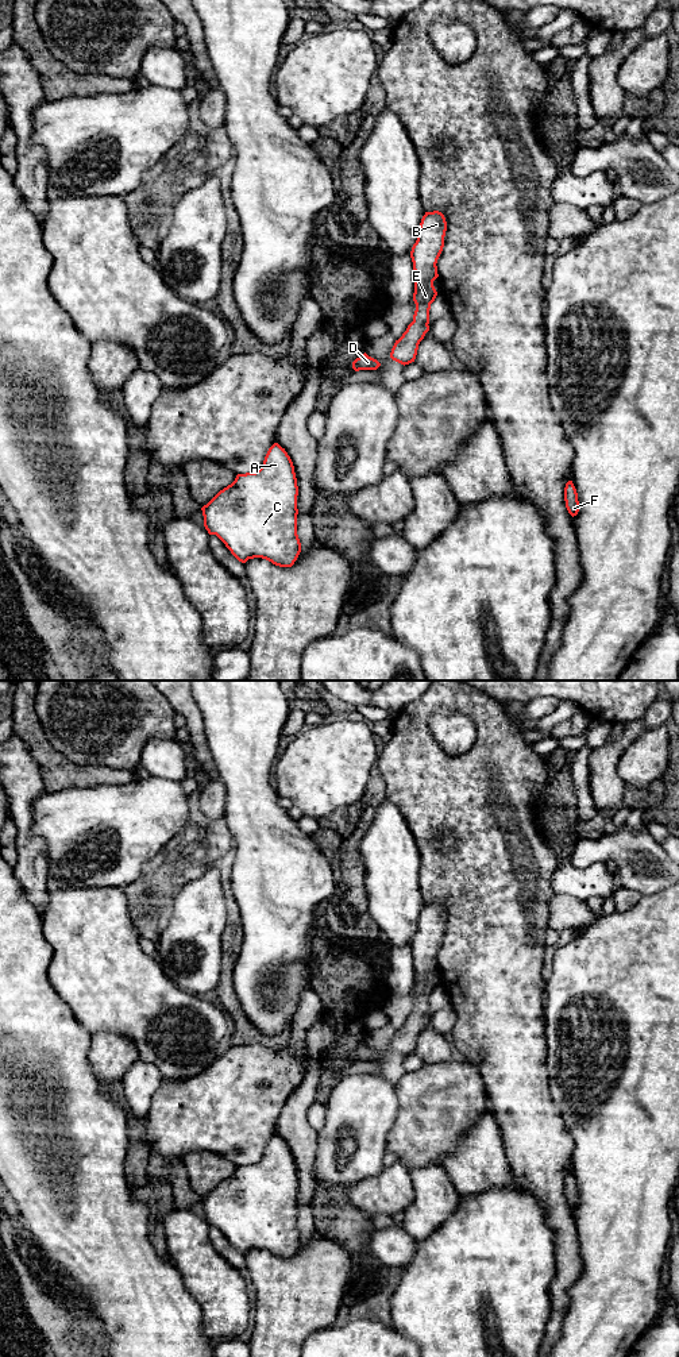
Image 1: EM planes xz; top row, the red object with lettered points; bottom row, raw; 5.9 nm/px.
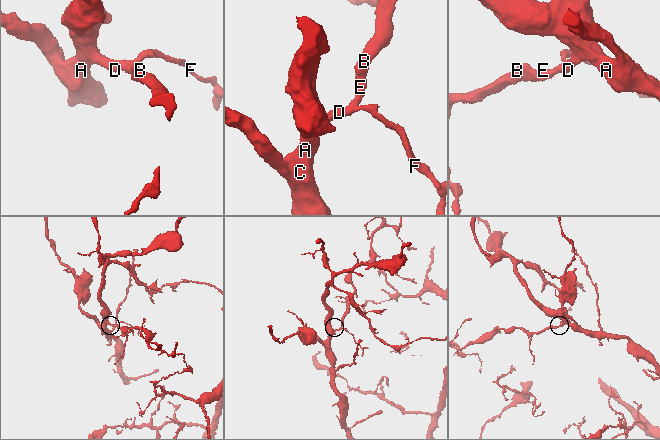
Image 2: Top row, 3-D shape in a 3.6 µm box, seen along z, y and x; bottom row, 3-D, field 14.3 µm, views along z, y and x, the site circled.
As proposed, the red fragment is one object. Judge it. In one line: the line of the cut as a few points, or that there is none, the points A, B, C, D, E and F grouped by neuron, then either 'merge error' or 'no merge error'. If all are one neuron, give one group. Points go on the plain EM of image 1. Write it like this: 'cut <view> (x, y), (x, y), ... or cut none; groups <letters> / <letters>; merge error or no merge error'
cut none; groups A B C D E F; no merge error

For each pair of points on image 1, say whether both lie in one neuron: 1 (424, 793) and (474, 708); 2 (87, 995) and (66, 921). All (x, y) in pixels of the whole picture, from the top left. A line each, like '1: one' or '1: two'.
1: one
2: one

